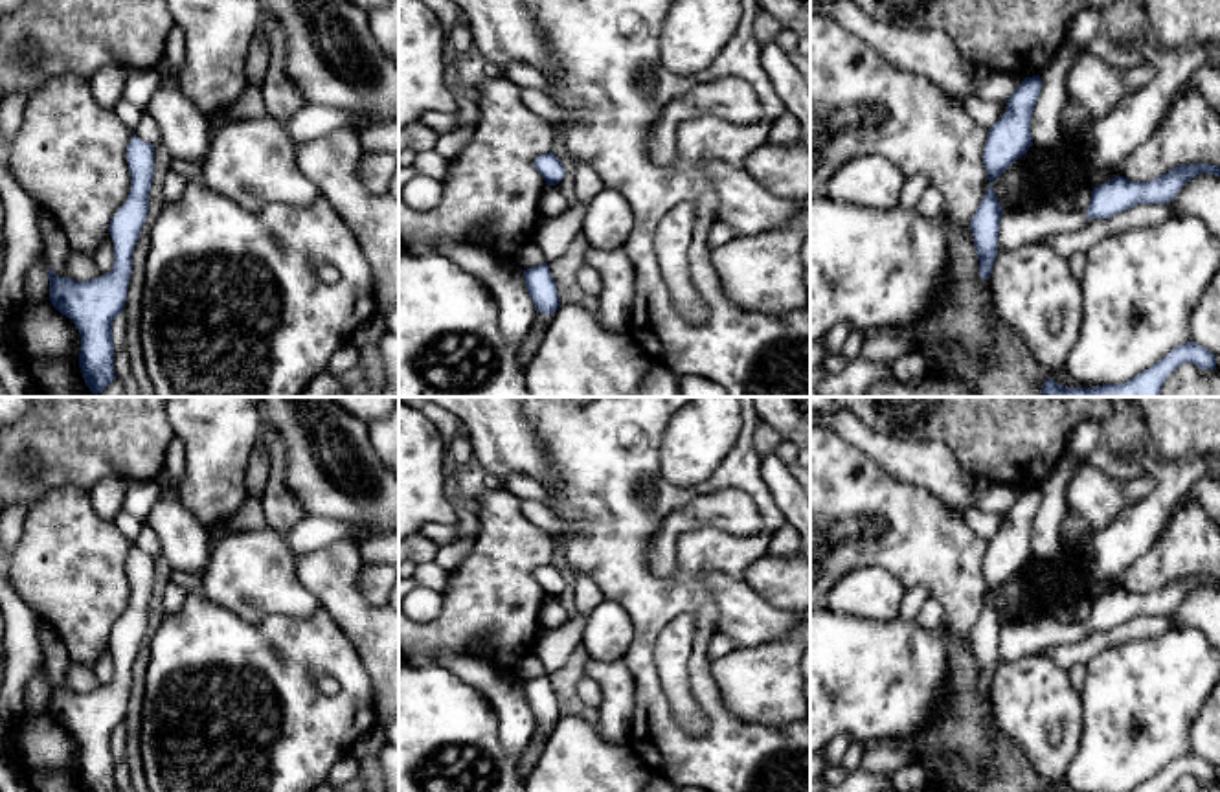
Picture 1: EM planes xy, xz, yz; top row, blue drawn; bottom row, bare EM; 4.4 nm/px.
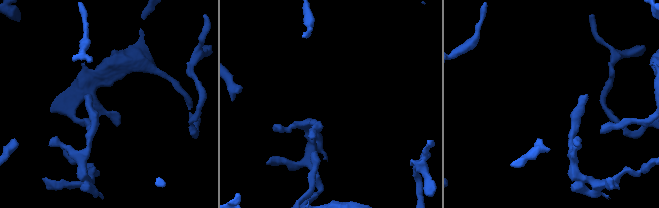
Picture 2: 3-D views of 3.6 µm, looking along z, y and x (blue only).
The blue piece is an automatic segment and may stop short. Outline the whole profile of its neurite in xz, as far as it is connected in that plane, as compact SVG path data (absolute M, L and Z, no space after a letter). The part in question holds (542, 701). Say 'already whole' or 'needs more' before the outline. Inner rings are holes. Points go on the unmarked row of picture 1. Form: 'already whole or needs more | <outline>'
already whole | M548 674L524 682L527 704L540 726L553 726L560 718L557 695Z

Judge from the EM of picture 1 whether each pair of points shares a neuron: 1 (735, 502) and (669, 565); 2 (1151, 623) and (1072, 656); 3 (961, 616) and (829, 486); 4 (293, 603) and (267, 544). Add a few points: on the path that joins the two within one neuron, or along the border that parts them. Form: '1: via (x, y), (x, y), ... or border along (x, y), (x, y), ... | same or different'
1: via (711, 511), (688, 517), (667, 541) | same
2: via (1130, 631), (1112, 638), (1097, 638), (1092, 644) | same
3: via (939, 579), (882, 522), (869, 522), (866, 519) | same
4: via (278, 588), (267, 577), (267, 559) | same

